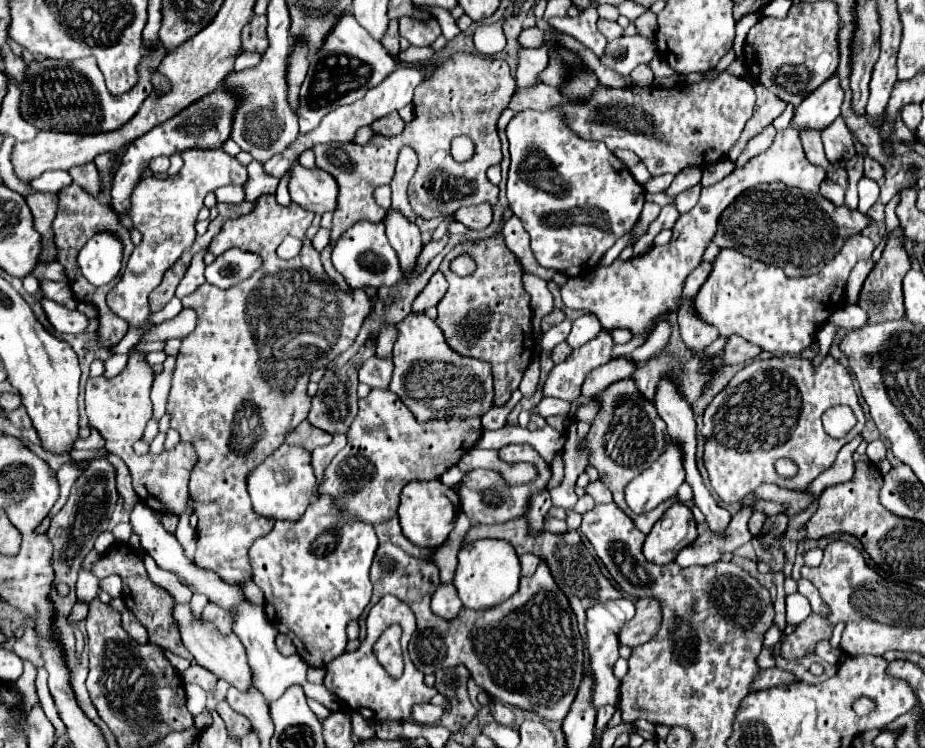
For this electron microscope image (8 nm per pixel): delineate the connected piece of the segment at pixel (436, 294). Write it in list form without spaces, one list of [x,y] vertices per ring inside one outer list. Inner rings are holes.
[[[437,271],[437,273],[431,277],[431,281],[427,283],[427,287],[417,295],[417,299],[415,299],[415,303],[413,303],[413,311],[415,311],[415,313],[423,313],[427,307],[435,307],[435,305],[443,299],[447,287],[449,287],[449,285],[447,285],[445,275],[443,275],[441,271]]]

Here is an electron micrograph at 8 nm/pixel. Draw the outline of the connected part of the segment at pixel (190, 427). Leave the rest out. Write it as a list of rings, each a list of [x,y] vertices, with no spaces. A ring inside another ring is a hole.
[[[261,195],[255,211],[237,219],[229,219],[208,248],[216,257],[232,247],[257,253],[263,261],[261,267],[249,279],[231,289],[201,285],[195,293],[181,299],[183,307],[189,307],[197,313],[197,327],[181,341],[173,385],[167,399],[167,411],[173,415],[171,427],[177,429],[181,439],[189,441],[199,455],[199,463],[195,465],[189,481],[193,513],[199,517],[195,565],[215,571],[225,583],[237,587],[251,579],[249,547],[257,537],[267,535],[275,525],[275,519],[257,515],[253,511],[247,493],[247,475],[251,469],[261,465],[267,455],[271,455],[285,441],[285,435],[307,417],[311,409],[311,397],[307,395],[311,371],[327,367],[327,363],[353,345],[363,319],[371,309],[371,299],[365,295],[365,291],[351,289],[351,293],[345,293],[325,273],[321,255],[305,237],[311,221],[313,215],[301,209],[297,203],[281,207],[275,201],[275,195]],[[287,235],[303,241],[301,253],[289,261],[277,257],[277,247]]]

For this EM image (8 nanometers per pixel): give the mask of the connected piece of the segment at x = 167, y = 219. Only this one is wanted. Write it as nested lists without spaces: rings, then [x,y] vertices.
[[[187,149],[183,153],[185,165],[175,177],[145,177],[137,183],[135,193],[131,195],[129,217],[135,229],[143,235],[143,243],[135,247],[121,281],[107,295],[111,311],[125,319],[131,327],[141,327],[147,321],[147,295],[161,283],[163,273],[195,241],[195,217],[203,207],[205,195],[221,185],[243,185],[243,179],[247,179],[247,169],[223,149]]]

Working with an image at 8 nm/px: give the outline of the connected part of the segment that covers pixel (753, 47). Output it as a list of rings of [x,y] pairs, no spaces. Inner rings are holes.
[[[831,1],[793,5],[785,19],[763,17],[751,27],[745,41],[745,63],[753,79],[765,85],[777,99],[799,105],[837,69],[837,29],[839,19]],[[791,65],[791,67],[783,67]]]

